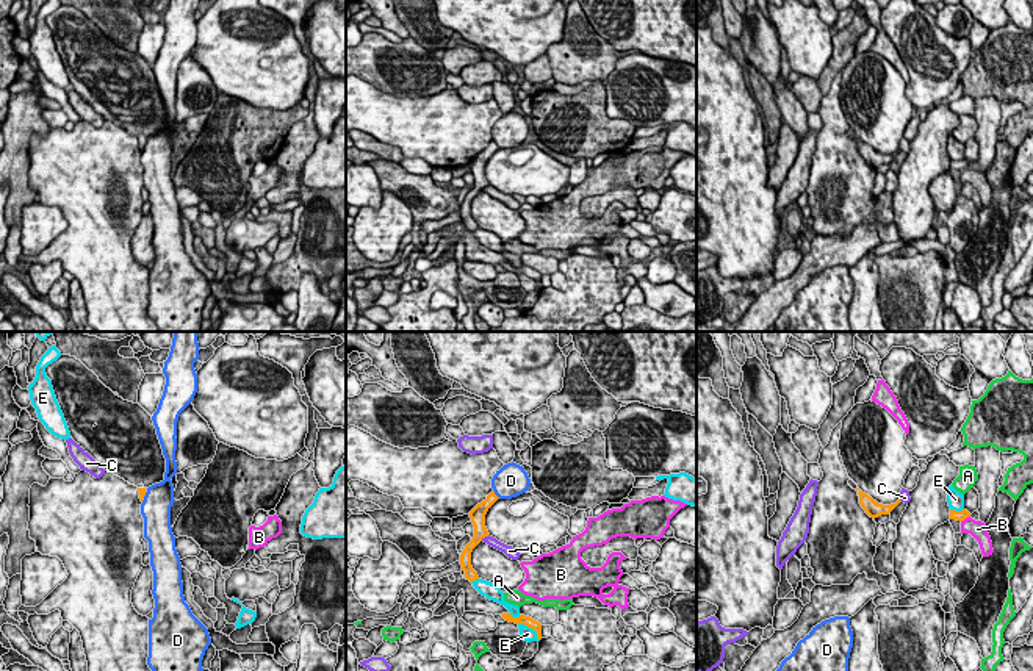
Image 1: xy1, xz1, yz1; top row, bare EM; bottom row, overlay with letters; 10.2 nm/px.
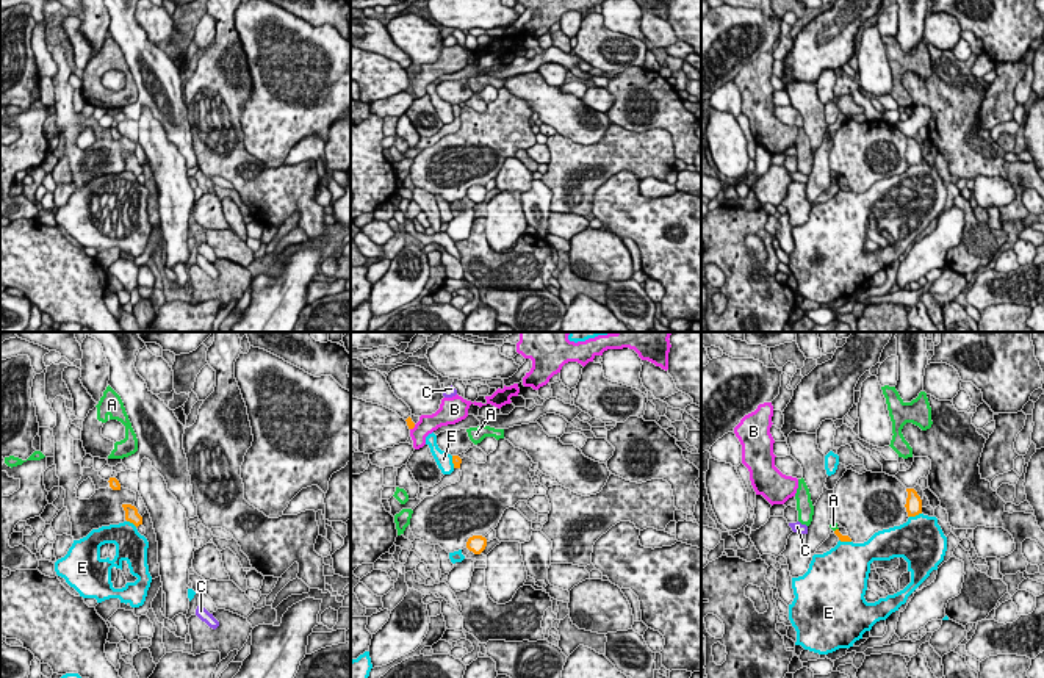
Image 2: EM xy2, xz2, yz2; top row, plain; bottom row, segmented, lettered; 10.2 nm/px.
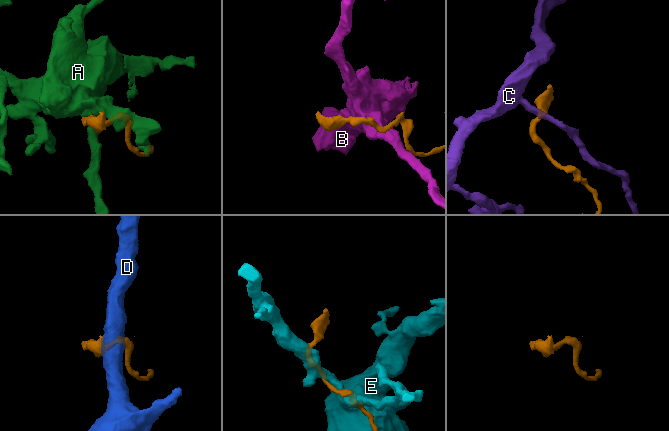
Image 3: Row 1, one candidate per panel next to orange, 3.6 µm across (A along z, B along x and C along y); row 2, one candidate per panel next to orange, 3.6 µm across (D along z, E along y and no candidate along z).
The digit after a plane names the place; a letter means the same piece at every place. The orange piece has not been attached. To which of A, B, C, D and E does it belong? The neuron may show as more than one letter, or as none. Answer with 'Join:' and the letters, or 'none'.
Join: none

